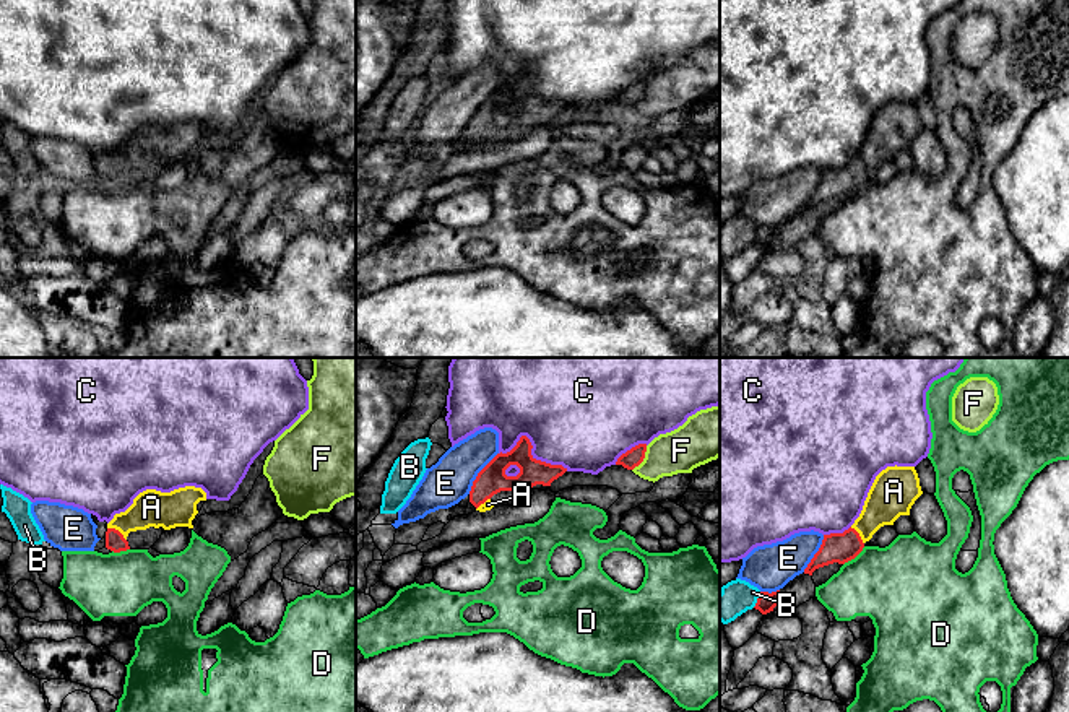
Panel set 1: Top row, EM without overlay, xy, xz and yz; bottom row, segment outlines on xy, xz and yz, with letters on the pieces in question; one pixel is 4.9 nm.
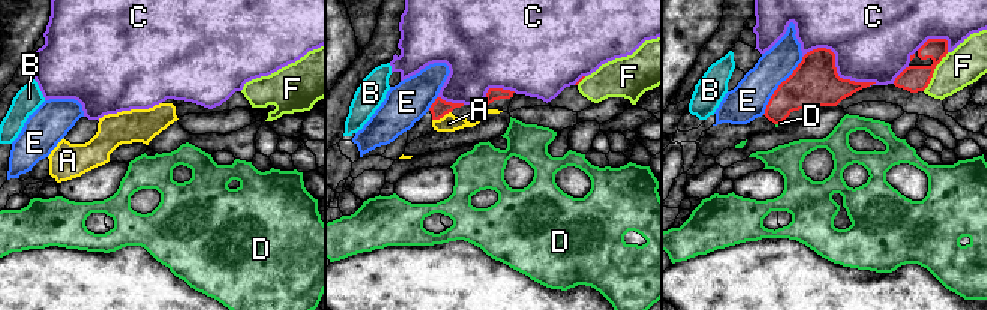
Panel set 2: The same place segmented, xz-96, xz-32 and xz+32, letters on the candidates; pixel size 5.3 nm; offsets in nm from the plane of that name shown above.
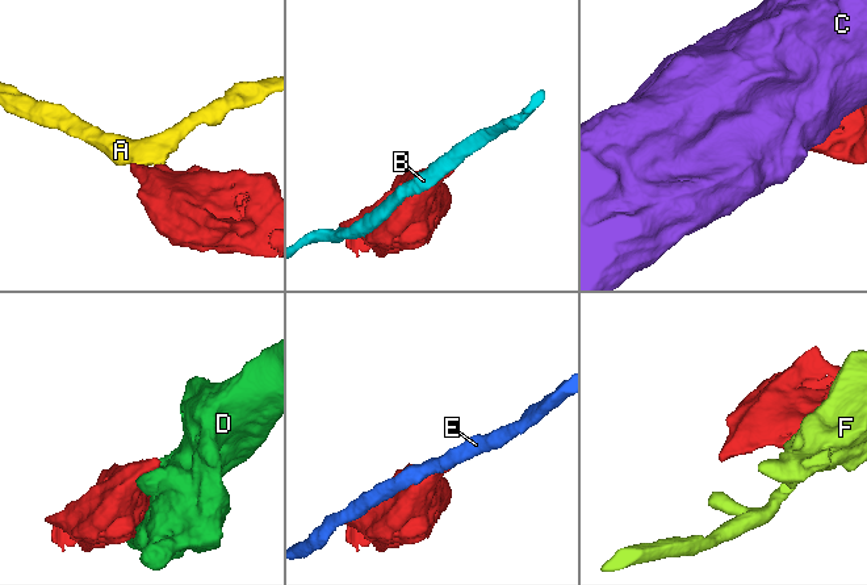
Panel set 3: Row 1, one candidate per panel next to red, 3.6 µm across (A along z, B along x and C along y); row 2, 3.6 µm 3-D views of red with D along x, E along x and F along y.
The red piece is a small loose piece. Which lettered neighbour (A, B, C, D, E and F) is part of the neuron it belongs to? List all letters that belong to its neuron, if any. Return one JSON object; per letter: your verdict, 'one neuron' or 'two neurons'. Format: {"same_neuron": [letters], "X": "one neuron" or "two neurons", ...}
{"same_neuron": ["A"], "A": "one neuron", "B": "two neurons", "C": "two neurons", "D": "two neurons", "E": "two neurons", "F": "two neurons"}

